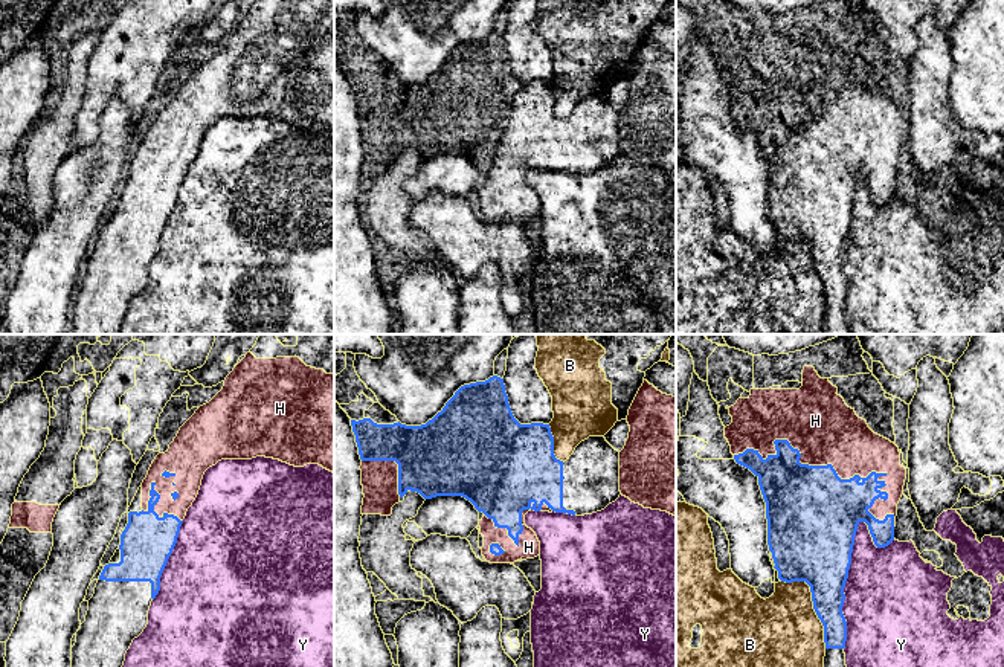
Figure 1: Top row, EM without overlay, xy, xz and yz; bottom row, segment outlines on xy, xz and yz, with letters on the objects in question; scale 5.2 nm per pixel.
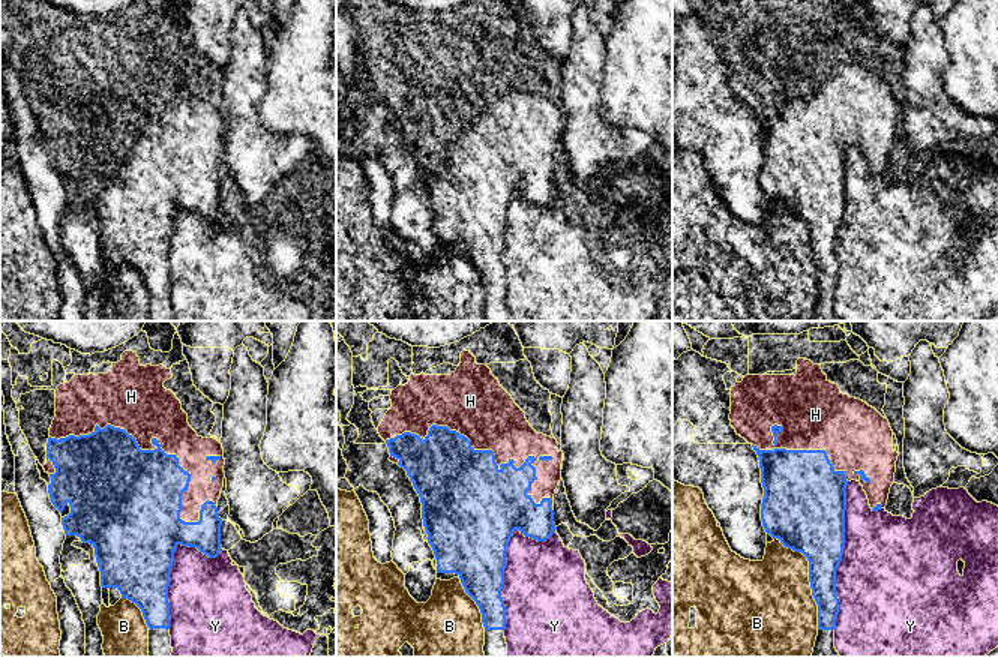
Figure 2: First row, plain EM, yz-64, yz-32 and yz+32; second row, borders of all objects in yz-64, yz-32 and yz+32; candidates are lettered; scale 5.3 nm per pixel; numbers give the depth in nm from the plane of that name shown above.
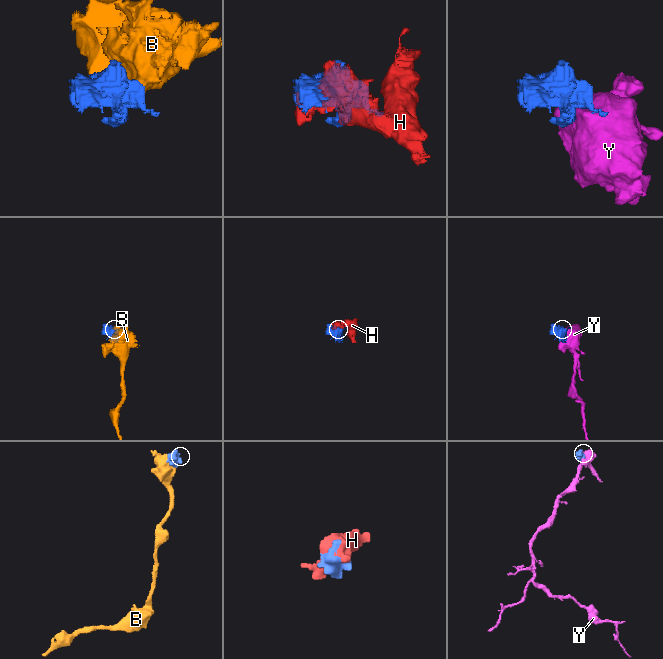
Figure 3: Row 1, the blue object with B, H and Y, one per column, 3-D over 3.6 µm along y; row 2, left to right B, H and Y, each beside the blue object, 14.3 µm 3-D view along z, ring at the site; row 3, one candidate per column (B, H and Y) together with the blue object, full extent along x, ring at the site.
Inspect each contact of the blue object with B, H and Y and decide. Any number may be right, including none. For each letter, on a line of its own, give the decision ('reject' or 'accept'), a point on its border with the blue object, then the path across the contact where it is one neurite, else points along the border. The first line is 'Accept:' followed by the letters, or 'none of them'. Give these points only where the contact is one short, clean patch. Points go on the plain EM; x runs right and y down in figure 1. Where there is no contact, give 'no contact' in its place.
Accept: none of them
B: reject | yz (814, 261)
H: reject | yz (835, 130)
Y: reject | yz (844, 241)

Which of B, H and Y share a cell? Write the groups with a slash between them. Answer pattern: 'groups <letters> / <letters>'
groups B / H / Y

